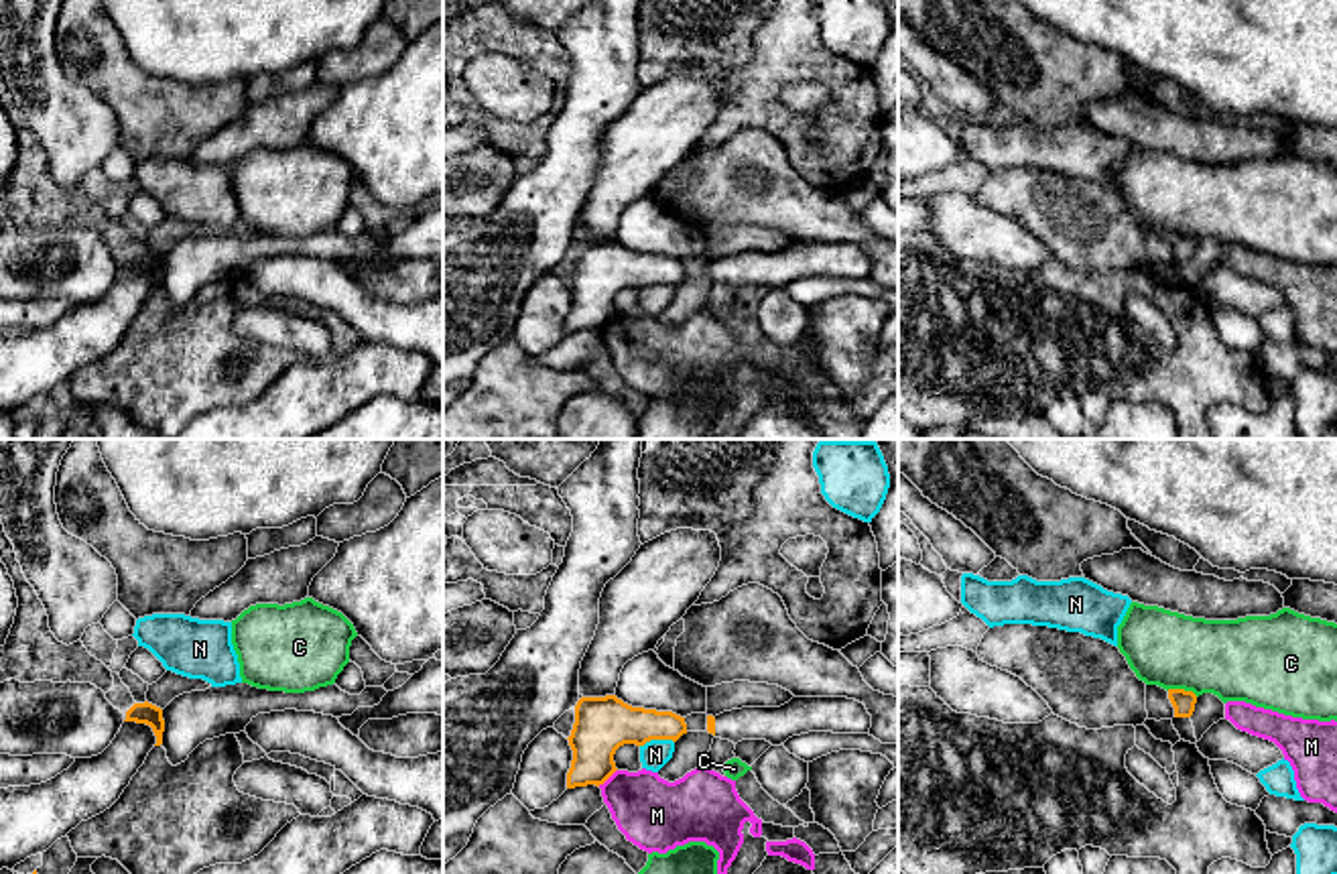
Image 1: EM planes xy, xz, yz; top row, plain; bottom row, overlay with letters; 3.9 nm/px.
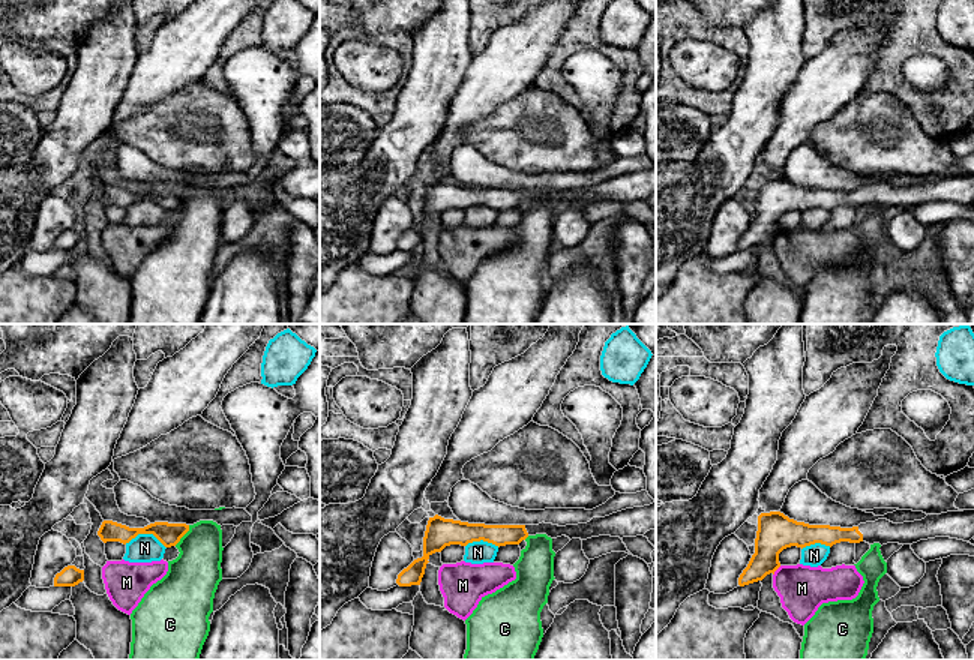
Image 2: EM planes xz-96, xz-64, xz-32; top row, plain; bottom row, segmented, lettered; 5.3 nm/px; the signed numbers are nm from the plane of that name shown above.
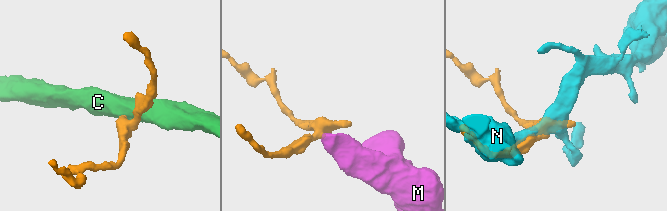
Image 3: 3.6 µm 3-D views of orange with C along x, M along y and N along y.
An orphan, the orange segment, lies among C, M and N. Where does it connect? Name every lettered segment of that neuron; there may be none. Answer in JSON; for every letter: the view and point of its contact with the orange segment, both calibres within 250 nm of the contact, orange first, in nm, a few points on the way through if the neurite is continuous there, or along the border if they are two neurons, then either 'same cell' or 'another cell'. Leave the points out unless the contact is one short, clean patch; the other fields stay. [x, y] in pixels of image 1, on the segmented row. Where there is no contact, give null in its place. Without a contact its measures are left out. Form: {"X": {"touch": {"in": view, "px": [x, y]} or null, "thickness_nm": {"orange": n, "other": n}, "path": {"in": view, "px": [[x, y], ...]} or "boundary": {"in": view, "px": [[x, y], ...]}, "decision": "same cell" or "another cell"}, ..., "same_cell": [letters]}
{"C": {"touch": {"in": "yz", "px": [1183, 690]}, "thickness_nm": {"orange": 90, "other": 320}, "boundary": {"in": "yz", "px": [[1167, 690], [1191, 690], [1197, 696]]}, "decision": "another cell"}, "M": {"touch": {"in": "xz", "px": [606, 779]}, "thickness_nm": {"orange": 220, "other": 280}, "boundary": {"in": "xz", "px": [[616, 769], [598, 785]]}, "decision": "another cell"}, "N": {"touch": {"in": "xz", "px": [657, 738]}, "thickness_nm": {"orange": 220, "other": 110}, "decision": "another cell"}, "same_cell": []}

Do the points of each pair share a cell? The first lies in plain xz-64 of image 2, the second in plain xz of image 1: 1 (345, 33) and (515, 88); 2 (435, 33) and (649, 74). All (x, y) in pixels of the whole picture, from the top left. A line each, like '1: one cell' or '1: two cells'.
1: two cells
2: two cells

